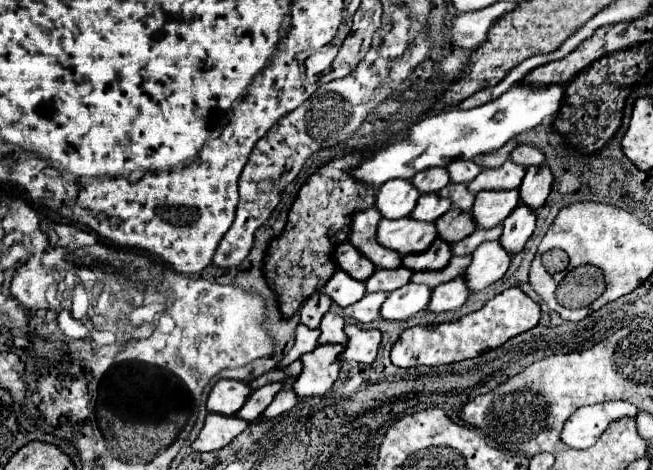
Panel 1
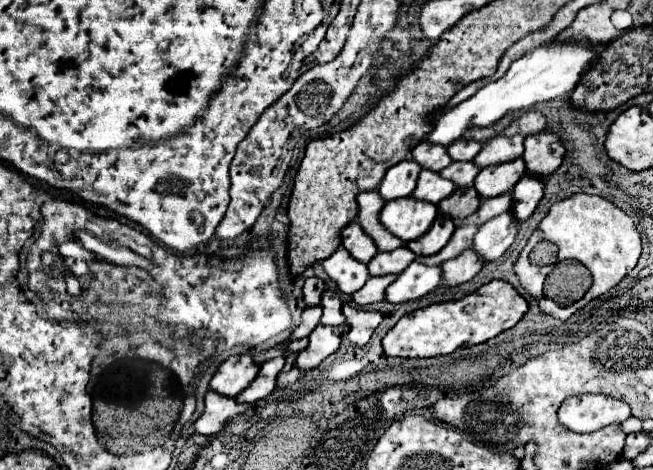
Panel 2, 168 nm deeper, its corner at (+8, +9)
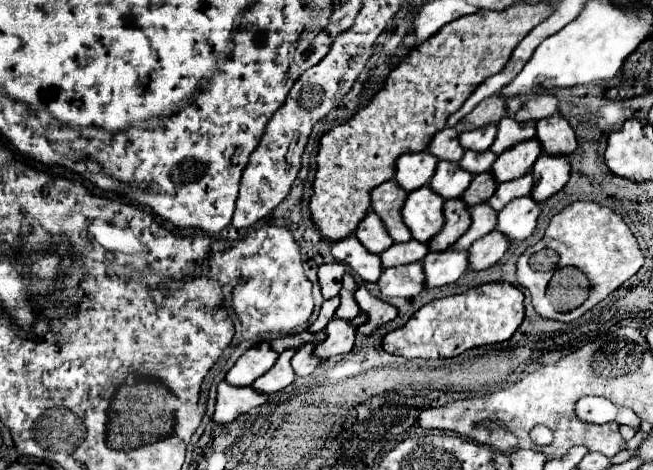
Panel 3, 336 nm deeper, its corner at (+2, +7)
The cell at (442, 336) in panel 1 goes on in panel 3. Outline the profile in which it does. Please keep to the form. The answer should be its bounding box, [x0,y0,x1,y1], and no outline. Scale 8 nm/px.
[381,283,523,357]

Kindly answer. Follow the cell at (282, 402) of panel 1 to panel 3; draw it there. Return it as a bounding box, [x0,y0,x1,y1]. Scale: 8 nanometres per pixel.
[291,341,321,377]

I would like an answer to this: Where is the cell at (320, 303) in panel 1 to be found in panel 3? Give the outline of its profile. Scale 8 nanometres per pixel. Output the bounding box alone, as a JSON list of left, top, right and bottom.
[319,263,345,299]

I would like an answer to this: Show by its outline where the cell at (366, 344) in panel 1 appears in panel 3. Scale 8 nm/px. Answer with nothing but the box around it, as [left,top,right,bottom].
[357,287,397,335]

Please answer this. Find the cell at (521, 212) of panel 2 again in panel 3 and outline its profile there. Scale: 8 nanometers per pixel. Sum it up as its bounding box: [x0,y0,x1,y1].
[533,153,571,201]

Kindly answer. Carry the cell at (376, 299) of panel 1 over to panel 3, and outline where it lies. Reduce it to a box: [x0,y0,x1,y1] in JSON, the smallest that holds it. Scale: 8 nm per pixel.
[379,261,425,297]

